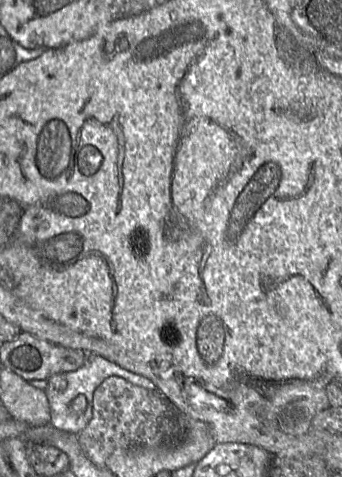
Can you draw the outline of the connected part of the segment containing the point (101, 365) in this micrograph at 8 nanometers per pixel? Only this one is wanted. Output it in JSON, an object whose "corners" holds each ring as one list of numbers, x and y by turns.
{"corners":[[90,355,82,367,66,372,67,385,63,389,59,389,55,385,47,387,46,394,50,405,49,424,70,433,77,434,82,431,92,418,91,404,95,389,110,376,122,377,133,385,156,391,156,385,149,378,124,369,99,355]]}

